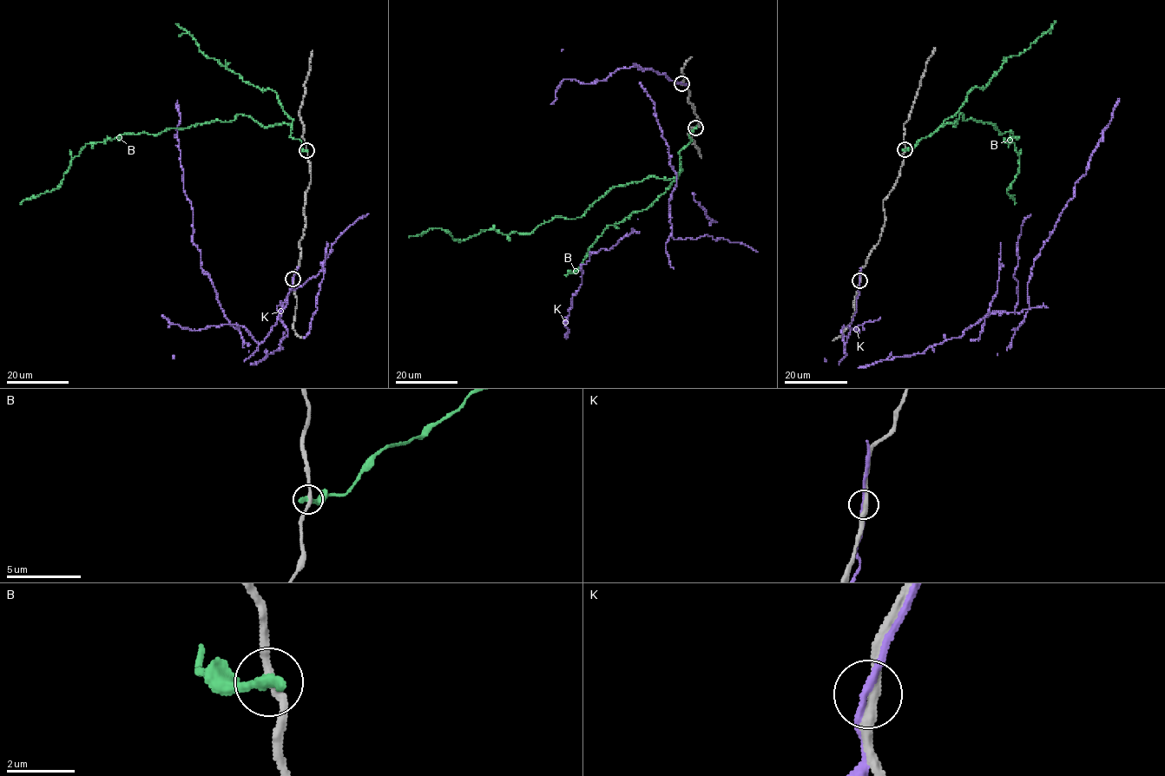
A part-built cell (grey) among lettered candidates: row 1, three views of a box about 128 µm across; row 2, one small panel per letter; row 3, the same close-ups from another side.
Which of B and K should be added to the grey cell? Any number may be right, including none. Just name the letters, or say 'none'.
none

